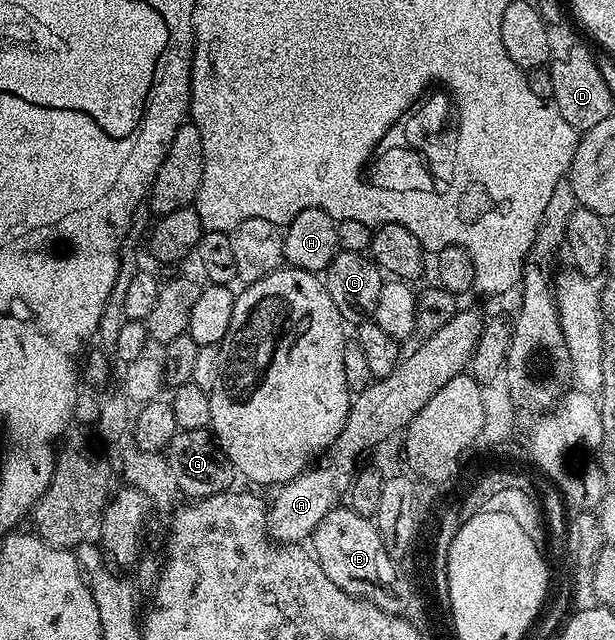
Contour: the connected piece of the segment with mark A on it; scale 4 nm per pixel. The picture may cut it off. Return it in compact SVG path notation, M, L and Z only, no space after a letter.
M461 308L456 316L450 319L450 323L446 323L446 327L438 327L438 331L427 334L421 340L424 342L409 357L407 354L397 364L395 371L390 375L373 380L372 385L366 387L366 391L353 396L352 406L348 412L348 422L340 438L328 448L327 453L319 458L315 467L305 469L295 479L287 481L285 485L279 486L275 490L276 498L268 505L268 535L273 541L295 545L307 542L311 538L318 523L322 523L322 519L326 519L328 512L341 504L340 496L343 498L349 492L353 476L358 469L356 460L367 449L382 444L387 437L394 436L396 432L399 434L401 431L407 430L414 415L418 415L418 411L422 411L422 407L426 407L426 403L430 403L430 399L434 399L434 395L438 395L438 391L442 391L442 387L446 387L446 383L450 383L450 379L454 379L459 373L463 373L469 368L472 352L475 351L484 324L482 317L479 317L474 310Z

